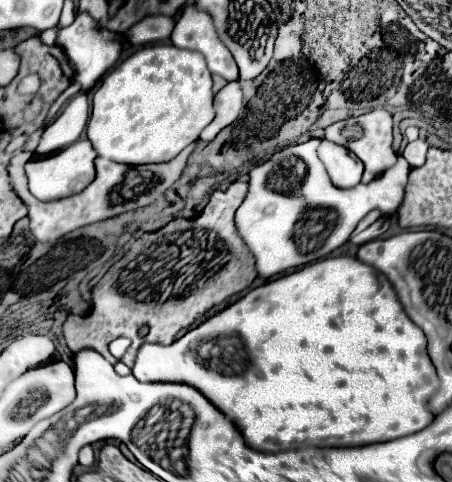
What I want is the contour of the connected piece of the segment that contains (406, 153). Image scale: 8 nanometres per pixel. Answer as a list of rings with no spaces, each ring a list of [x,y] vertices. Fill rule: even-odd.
[[[415,140],[415,142],[409,142],[407,146],[405,146],[405,150],[403,150],[403,158],[409,162],[409,166],[411,168],[419,168],[419,166],[423,166],[425,164],[425,154],[427,154],[427,148],[429,148],[429,144],[425,142],[425,140]]]

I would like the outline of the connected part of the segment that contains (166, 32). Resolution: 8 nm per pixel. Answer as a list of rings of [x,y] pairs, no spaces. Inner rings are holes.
[[[145,16],[127,32],[127,40],[133,46],[151,44],[157,40],[167,40],[175,28],[173,16]]]

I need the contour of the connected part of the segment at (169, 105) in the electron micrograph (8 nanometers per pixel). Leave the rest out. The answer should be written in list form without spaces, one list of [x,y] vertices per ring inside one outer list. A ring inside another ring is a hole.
[[[171,44],[143,46],[115,66],[93,94],[87,138],[99,156],[121,164],[169,162],[215,118],[205,58]]]

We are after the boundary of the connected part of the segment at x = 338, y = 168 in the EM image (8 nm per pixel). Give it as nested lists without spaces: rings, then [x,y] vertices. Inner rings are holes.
[[[323,138],[319,148],[317,148],[317,154],[319,154],[321,162],[325,164],[325,168],[327,168],[335,186],[353,188],[361,182],[363,164],[347,148],[341,148],[339,144],[333,144],[333,142]]]

